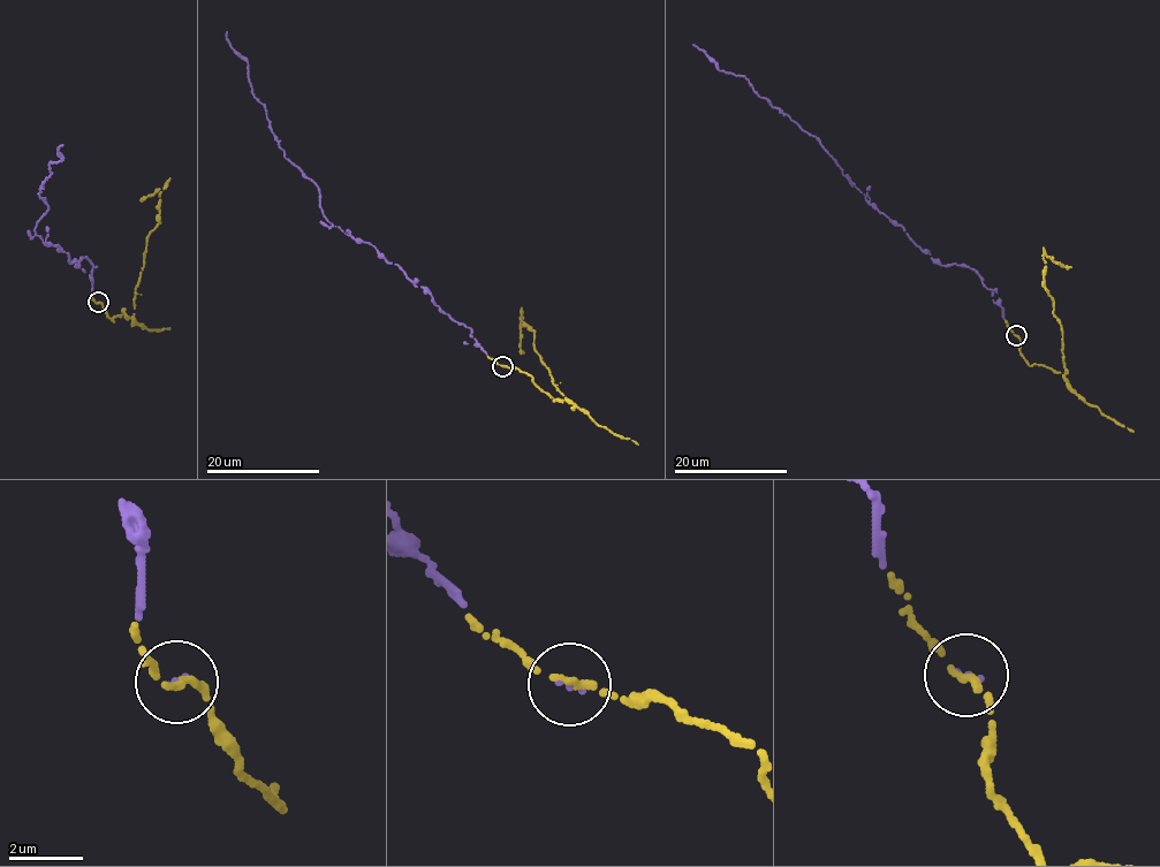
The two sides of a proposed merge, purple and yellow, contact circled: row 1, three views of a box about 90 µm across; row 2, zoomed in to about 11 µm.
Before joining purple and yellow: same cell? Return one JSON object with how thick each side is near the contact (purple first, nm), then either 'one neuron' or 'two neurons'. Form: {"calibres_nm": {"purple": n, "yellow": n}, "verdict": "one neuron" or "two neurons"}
{"calibres_nm": {"purple": 110, "yellow": 180}, "verdict": "one neuron"}

